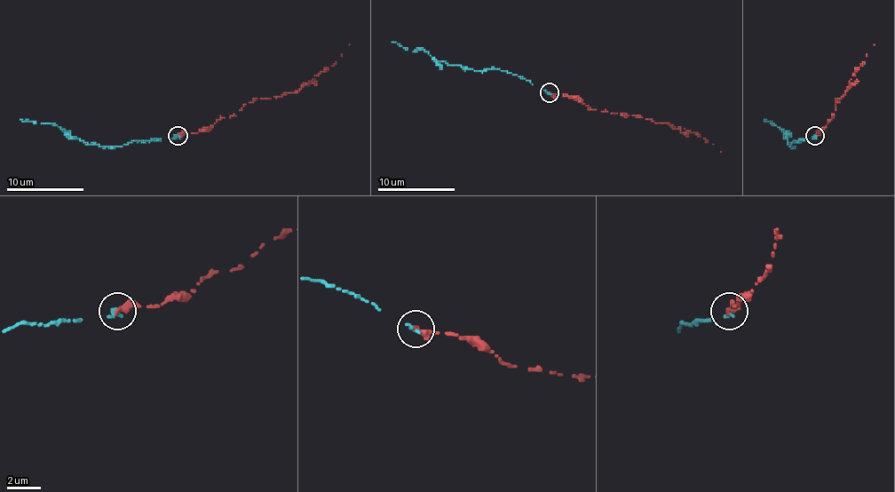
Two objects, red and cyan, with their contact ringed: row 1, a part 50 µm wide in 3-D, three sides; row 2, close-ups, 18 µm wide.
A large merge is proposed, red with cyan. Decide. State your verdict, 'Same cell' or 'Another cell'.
Same cell

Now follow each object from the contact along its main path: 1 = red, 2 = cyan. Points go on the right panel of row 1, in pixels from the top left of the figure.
1: (814, 135), (834, 117), (837, 99), (855, 81), (851, 79), (874, 44)
2: (814, 135), (812, 138), (793, 140), (793, 148), (772, 123), (764, 119)

